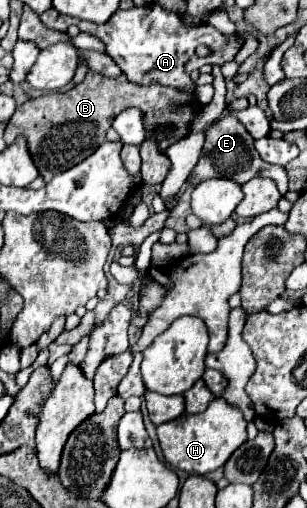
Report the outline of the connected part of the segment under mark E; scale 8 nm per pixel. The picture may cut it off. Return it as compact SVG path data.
M224 117L216 123L212 123L208 129L206 129L206 137L204 137L204 147L202 147L202 155L196 163L196 167L192 169L190 177L188 177L188 183L190 185L198 185L206 179L230 179L230 181L236 181L240 185L244 185L246 181L254 179L254 177L270 177L276 185L278 185L278 191L284 195L288 191L288 177L286 177L286 169L284 167L278 167L278 165L272 165L272 163L266 163L256 147L254 147L254 139L252 135L242 127L242 123L236 119L236 117Z

